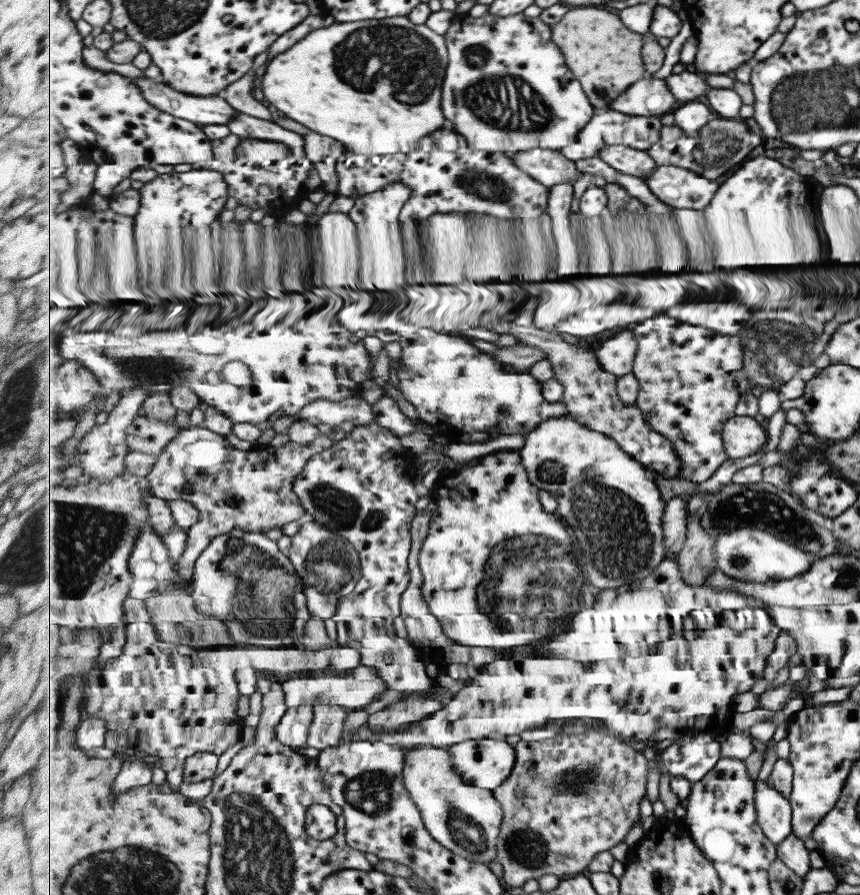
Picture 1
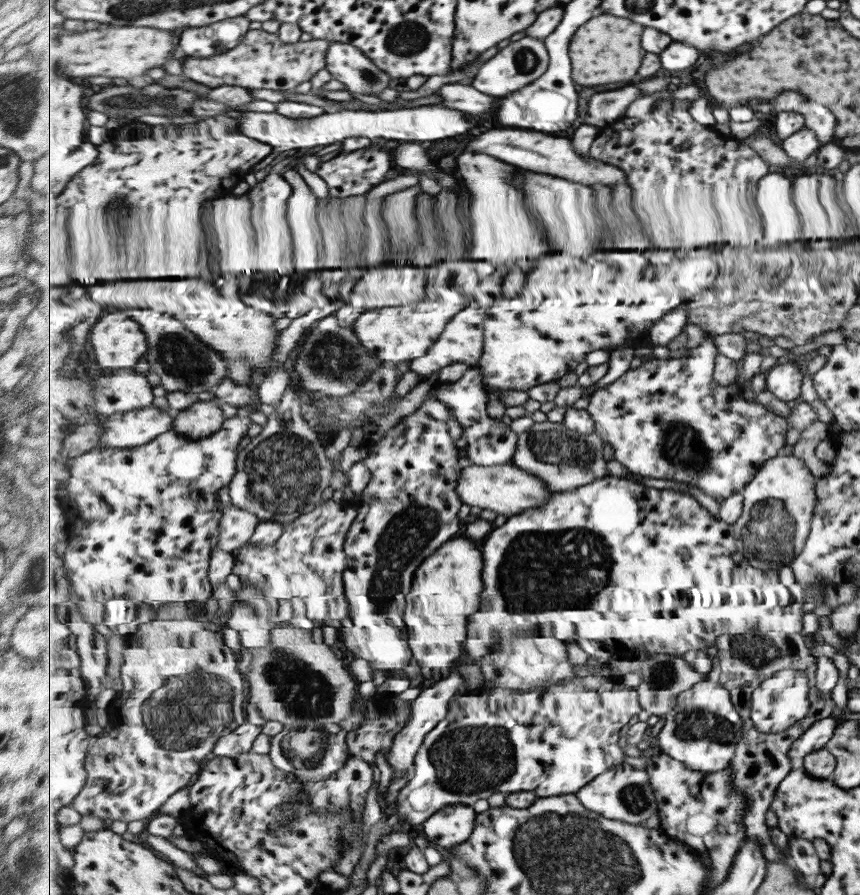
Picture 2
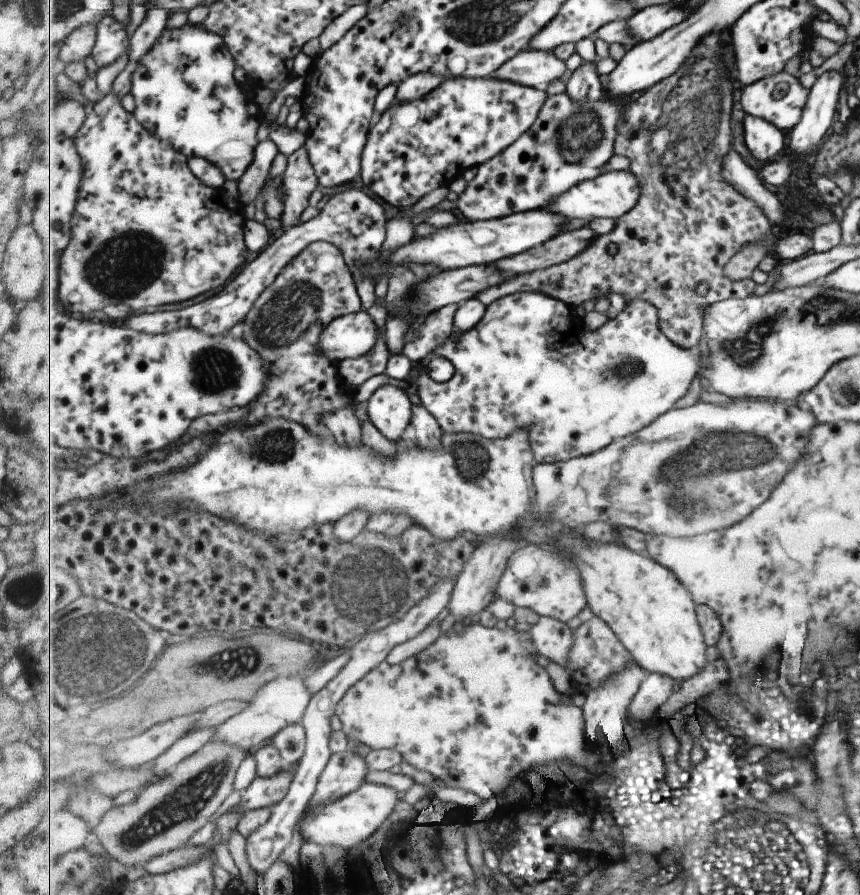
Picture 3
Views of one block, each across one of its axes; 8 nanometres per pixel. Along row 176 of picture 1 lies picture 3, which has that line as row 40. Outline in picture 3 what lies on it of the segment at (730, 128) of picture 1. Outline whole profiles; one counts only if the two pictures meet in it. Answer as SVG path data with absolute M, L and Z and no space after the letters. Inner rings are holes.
M716 33L702 42L701 46L696 48L692 56L689 57L689 60L687 60L675 74L663 79L655 86L652 86L648 91L634 98L629 104L629 108L625 108L625 112L619 121L618 135L614 144L615 152L616 154L629 158L631 161L629 169L638 176L638 180L642 184L642 195L638 200L637 206L617 220L618 223L616 227L610 233L599 235L598 238L592 242L590 247L587 247L575 258L546 269L539 269L530 273L511 276L502 285L488 288L486 291L479 293L476 298L481 300L486 306L489 306L492 302L507 295L520 292L538 292L552 296L554 299L559 299L569 306L574 306L574 308L579 311L581 304L585 304L587 300L597 301L604 296L609 299L609 297L615 293L623 295L627 303L639 297L646 298L653 302L659 309L660 327L667 335L667 338L674 341L674 343L681 348L697 349L700 345L699 342L701 342L701 338L703 338L704 319L707 308L713 303L718 303L725 299L746 299L748 296L753 295L755 288L757 288L757 284L752 279L732 281L726 275L727 263L734 258L735 254L737 254L743 246L750 245L751 243L764 243L764 247L768 252L774 253L777 242L775 234L773 234L772 222L765 216L763 210L761 210L755 202L743 196L741 192L734 186L731 186L725 178L723 178L721 161L729 152L731 140L733 140L733 134L731 134L731 110L733 110L733 84L731 84L731 80L729 80L729 72L727 72L727 66L725 66L725 62L723 62L723 54L721 54L721 50L719 50L719 33ZM699 284L707 284L709 286L704 296L697 294L697 286L699 286Z

